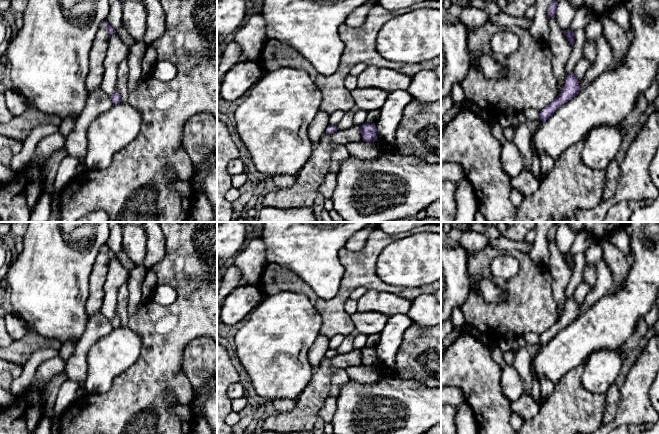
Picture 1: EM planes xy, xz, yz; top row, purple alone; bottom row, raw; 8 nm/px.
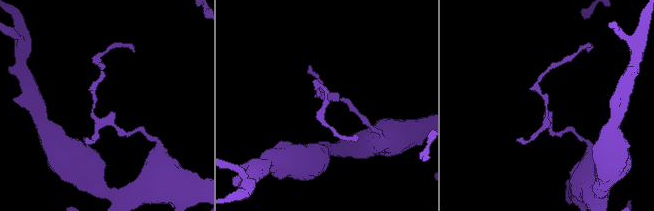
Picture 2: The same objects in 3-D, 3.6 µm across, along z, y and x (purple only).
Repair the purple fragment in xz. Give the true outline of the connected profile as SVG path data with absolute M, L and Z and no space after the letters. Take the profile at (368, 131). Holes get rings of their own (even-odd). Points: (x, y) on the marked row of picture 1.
M365 122L360 125L360 132L362 140L365 142L374 142L377 141L377 128L375 123L369 124Z

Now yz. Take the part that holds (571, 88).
M571 72L567 75L564 87L555 100L540 110L539 119L542 122L548 120L561 105L575 97L579 91L579 80L575 77L574 73Z

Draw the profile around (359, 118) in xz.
M359 109L355 114L353 114L354 125L360 126L366 122L367 112Z

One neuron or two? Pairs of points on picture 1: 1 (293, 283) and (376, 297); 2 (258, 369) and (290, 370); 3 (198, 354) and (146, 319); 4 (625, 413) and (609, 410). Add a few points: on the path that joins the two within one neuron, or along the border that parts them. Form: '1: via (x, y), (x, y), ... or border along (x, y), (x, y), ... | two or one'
1: border along (367, 289), (390, 293) | two
2: via (266, 369), (282, 370) | one
3: border along (206, 335), (194, 338), (185, 347), (181, 369) | two
4: border along (620, 389), (616, 415), (606, 423) | two

